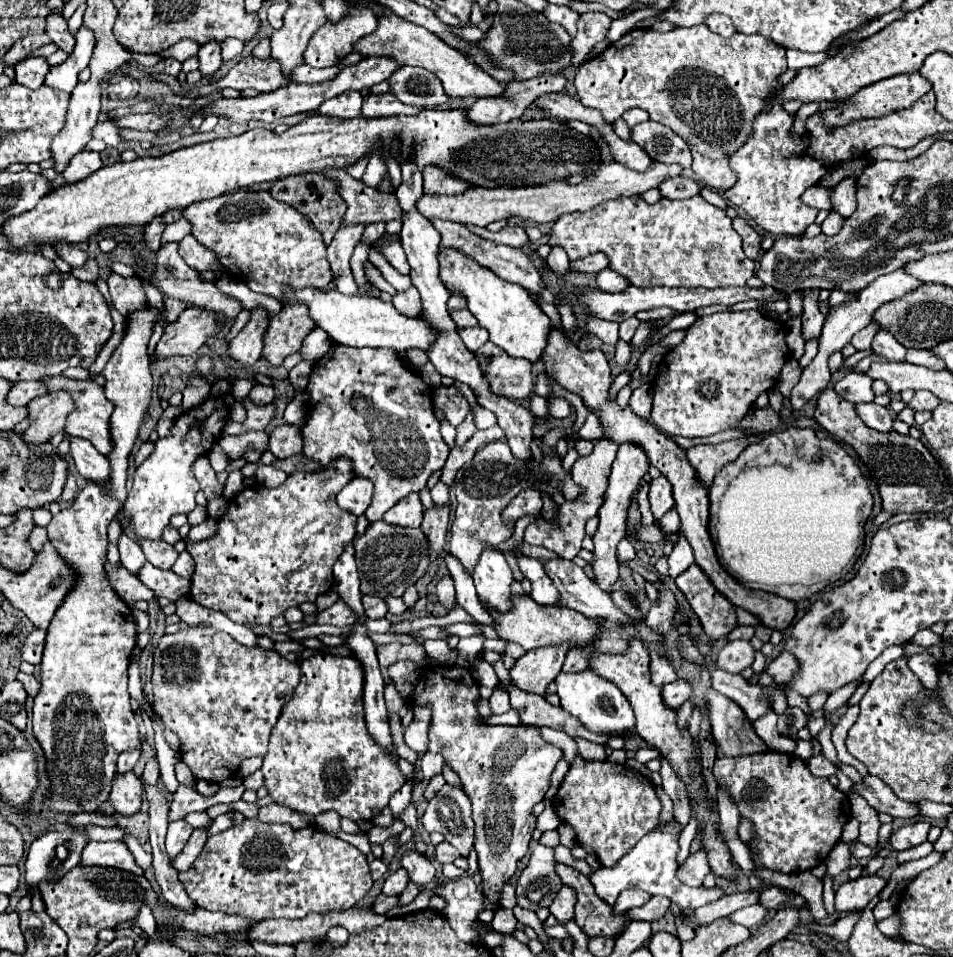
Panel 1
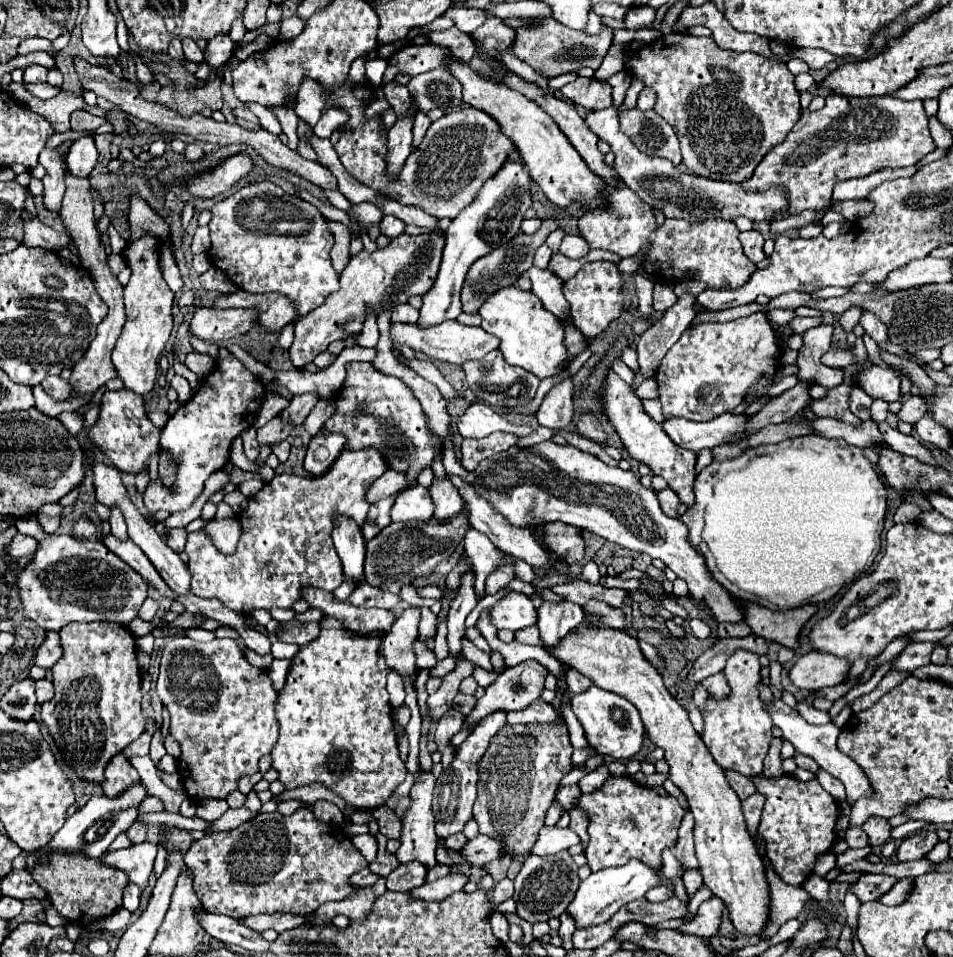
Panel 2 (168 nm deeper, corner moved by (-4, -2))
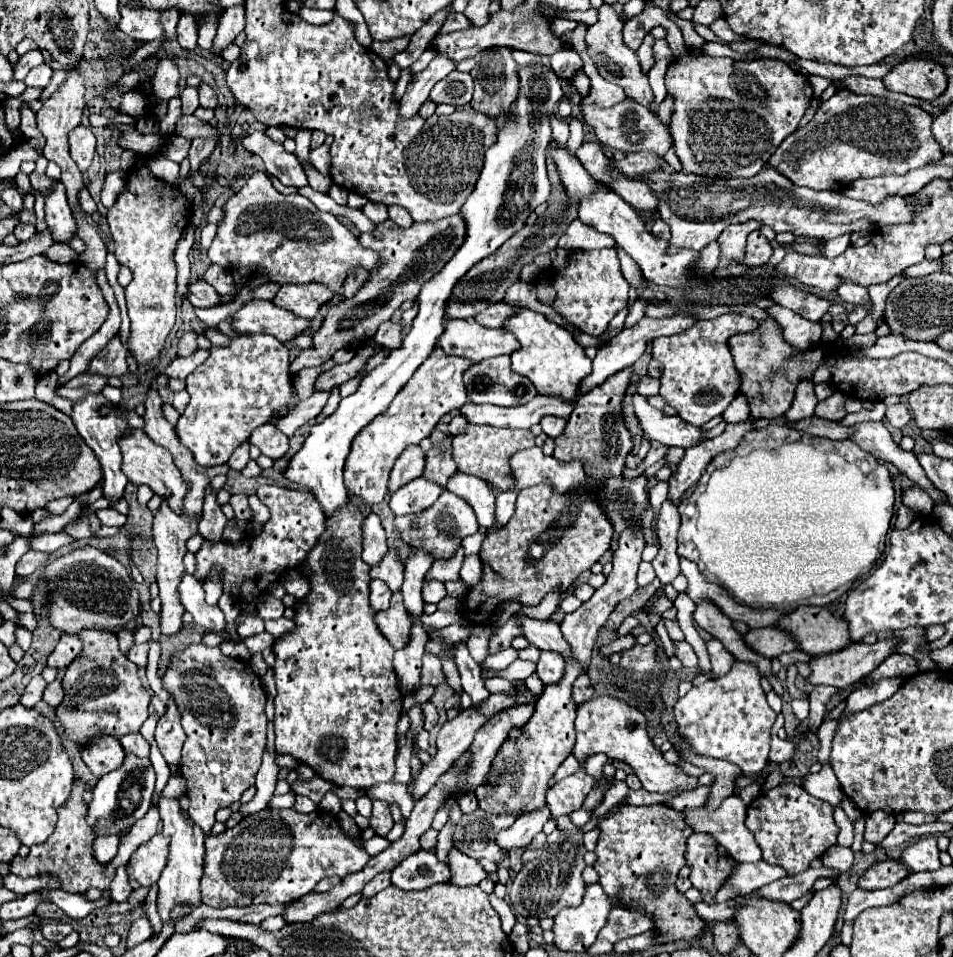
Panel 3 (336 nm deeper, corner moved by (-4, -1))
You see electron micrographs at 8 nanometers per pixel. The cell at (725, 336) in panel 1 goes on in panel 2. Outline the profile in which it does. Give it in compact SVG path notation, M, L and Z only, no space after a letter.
M762 312L726 324L704 322L688 328L668 350L654 376L664 420L686 418L704 422L732 412L758 380L772 378L778 372L780 356L782 346L776 342L776 332Z

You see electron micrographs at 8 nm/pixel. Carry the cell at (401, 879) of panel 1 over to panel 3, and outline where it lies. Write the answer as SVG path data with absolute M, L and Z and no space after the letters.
M432 851L412 853L392 871L392 885L400 889L426 889L436 883L448 883L452 877L448 863L442 863Z

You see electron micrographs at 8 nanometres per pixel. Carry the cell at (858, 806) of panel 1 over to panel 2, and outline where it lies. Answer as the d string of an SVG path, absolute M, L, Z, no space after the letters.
M868 818L868 822L862 828L868 834L872 848L880 848L890 838L890 824L884 818Z

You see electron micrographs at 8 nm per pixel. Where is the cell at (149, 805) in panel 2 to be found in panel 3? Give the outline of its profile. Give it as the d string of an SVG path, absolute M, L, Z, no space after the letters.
M180 775L171 776L160 798L181 798L186 794L186 780Z

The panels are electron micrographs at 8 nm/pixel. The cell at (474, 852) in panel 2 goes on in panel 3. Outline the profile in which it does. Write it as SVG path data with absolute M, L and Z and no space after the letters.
M548 805L542 809L536 809L532 813L524 813L510 829L498 833L498 845L502 849L514 849L514 847L526 847L536 833L542 831L542 825L552 817Z

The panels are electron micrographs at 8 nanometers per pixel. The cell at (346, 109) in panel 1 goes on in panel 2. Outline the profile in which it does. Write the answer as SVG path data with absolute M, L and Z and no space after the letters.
M340 106L328 108L328 110L320 116L318 124L314 126L314 134L320 136L320 138L330 138L330 134L332 134L336 128L344 126L344 124L348 122L348 118L350 118L350 116L348 116L348 112L346 112L344 108L340 108Z

